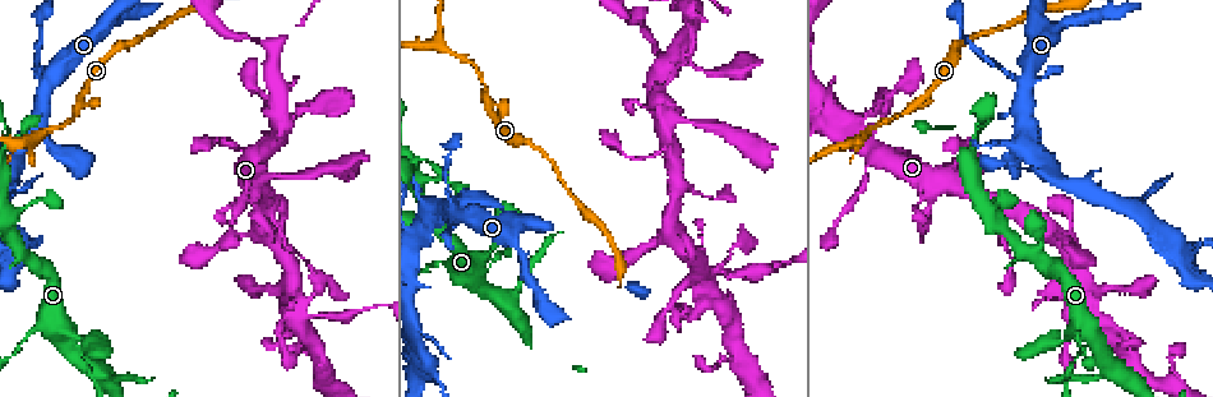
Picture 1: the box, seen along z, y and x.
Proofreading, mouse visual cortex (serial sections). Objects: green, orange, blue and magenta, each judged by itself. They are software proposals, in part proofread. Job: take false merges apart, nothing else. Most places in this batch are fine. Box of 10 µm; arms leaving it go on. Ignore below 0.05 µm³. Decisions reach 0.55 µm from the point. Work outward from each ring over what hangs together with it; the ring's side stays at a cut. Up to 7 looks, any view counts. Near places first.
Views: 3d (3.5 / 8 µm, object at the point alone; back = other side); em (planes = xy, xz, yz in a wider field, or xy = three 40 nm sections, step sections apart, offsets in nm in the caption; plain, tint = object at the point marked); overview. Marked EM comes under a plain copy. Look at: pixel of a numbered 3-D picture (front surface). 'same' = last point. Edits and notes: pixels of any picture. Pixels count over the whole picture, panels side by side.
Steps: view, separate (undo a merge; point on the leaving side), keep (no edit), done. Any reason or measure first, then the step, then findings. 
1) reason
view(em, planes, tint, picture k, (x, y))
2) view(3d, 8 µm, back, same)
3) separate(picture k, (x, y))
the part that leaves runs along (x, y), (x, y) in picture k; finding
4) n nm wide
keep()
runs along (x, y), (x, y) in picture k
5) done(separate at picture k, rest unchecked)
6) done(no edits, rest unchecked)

calibre changes
view(3d, 3.5 µm, picture 1, (860, 189))

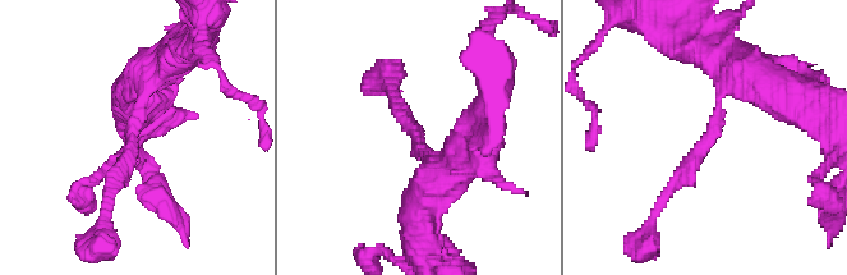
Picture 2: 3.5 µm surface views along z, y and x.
arms of 200, 250 nm; need the tissue
view(em, xy, step 1, tint, picture 2, (417, 140))

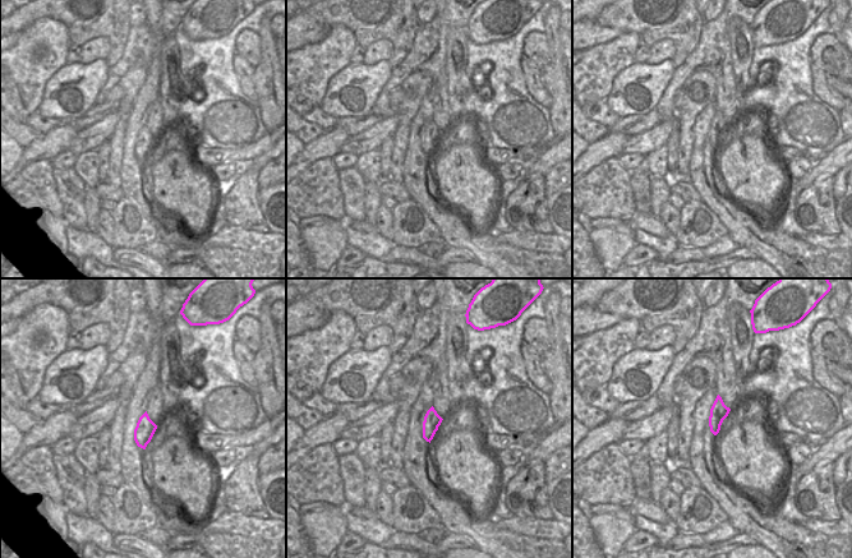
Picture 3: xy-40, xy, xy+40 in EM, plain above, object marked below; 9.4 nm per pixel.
keep()
runs along (746, 67), (658, 207) in picture 2; all the same cell

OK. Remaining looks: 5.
arms part here
view(3d, 3.5 µm, back, picture 1, (851, 141))

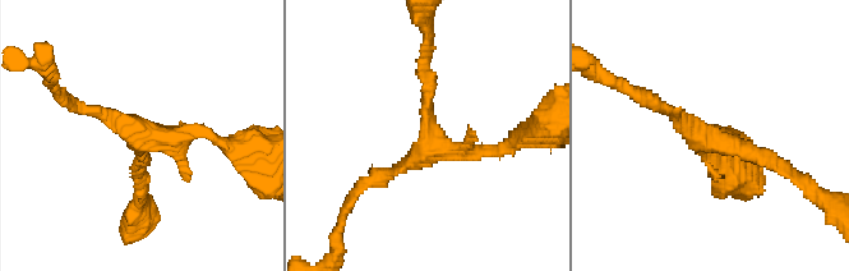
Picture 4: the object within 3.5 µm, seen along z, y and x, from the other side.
view(em, xy, step 2, tint, picture 4, (141, 140))

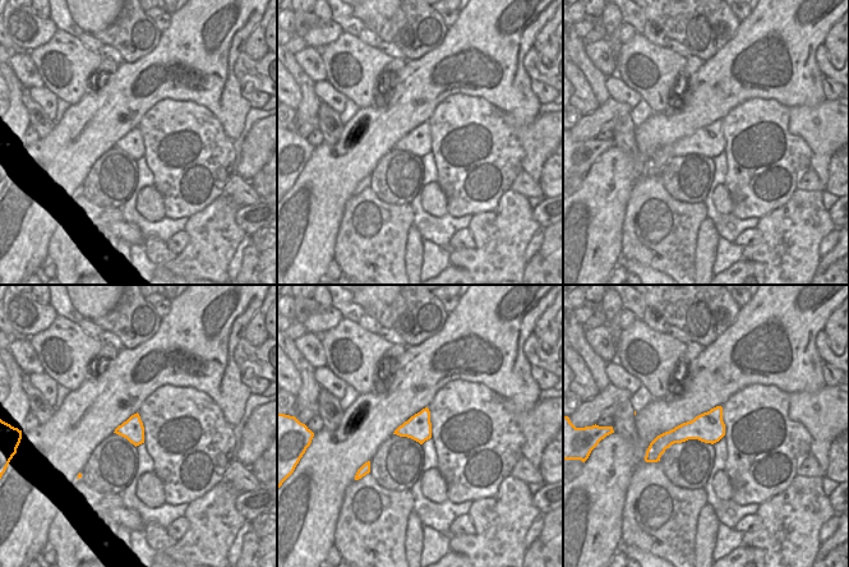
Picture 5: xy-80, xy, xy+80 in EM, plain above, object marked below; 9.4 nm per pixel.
keep()
all the same cell

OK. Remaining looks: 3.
small branch off a trunk
view(em, xy, step 2, tint, picture 1, (1026, 87))

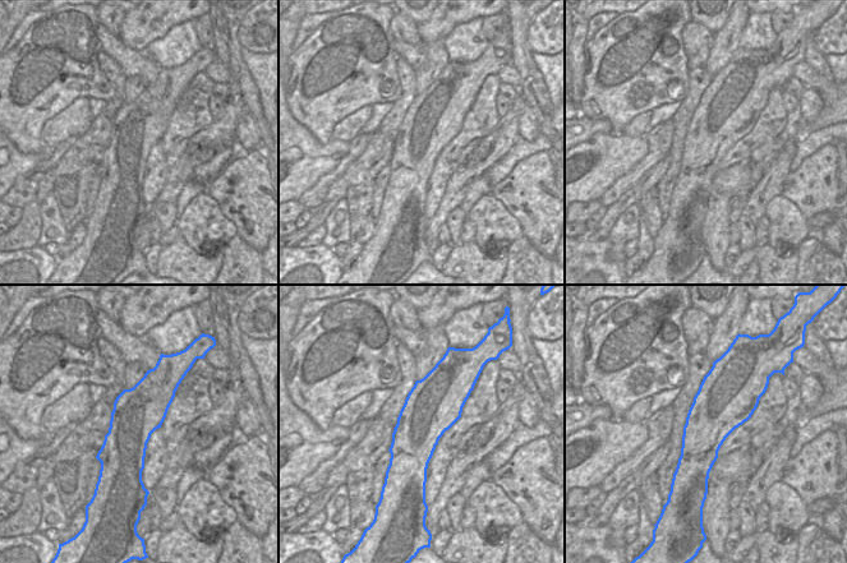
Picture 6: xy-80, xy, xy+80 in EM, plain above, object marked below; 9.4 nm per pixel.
view(3d, 3.5 µm, same)

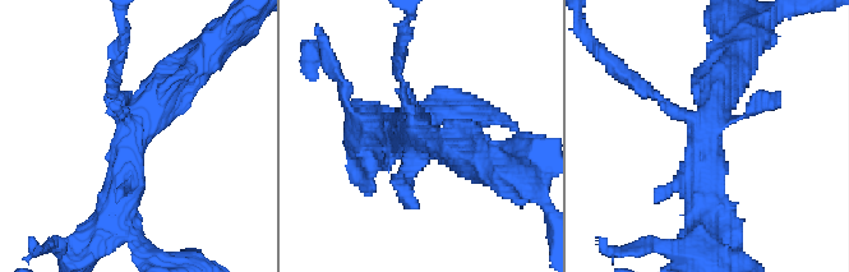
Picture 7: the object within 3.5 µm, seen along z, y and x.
keep()
runs along (189, 69), (134, 124), (114, 215) in picture 7; all the same cell

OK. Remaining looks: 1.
done(no edits, rest unchecked)

